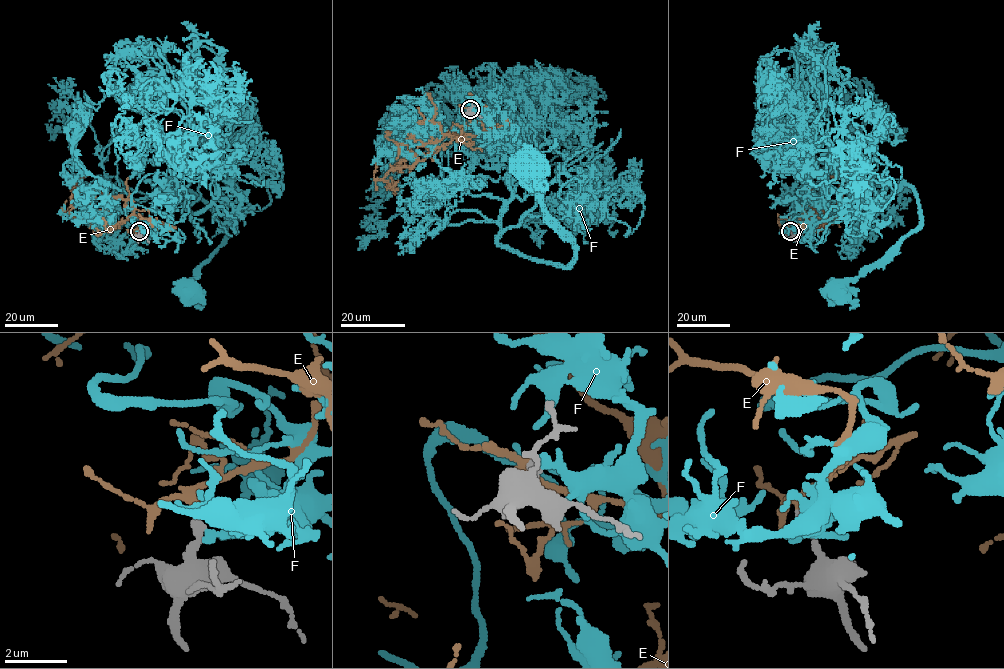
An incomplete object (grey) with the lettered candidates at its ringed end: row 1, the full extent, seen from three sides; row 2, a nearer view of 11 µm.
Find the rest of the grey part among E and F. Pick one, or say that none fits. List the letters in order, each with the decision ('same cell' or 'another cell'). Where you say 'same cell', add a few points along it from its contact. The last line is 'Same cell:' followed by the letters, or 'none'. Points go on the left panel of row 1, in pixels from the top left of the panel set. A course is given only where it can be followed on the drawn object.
E: same cell; course (139, 231), (158, 223), (133, 216), (112, 230), (70, 218), (74, 192), (80, 208)
F: another cell
Same cell: E

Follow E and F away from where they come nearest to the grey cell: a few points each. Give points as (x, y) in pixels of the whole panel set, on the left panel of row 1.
E: (139, 231), (158, 223), (133, 216), (112, 230), (70, 218), (74, 192), (80, 208)
F: (140, 232), (156, 224), (178, 234), (185, 198), (165, 202), (164, 184), (208, 207), (225, 241), (189, 289)

